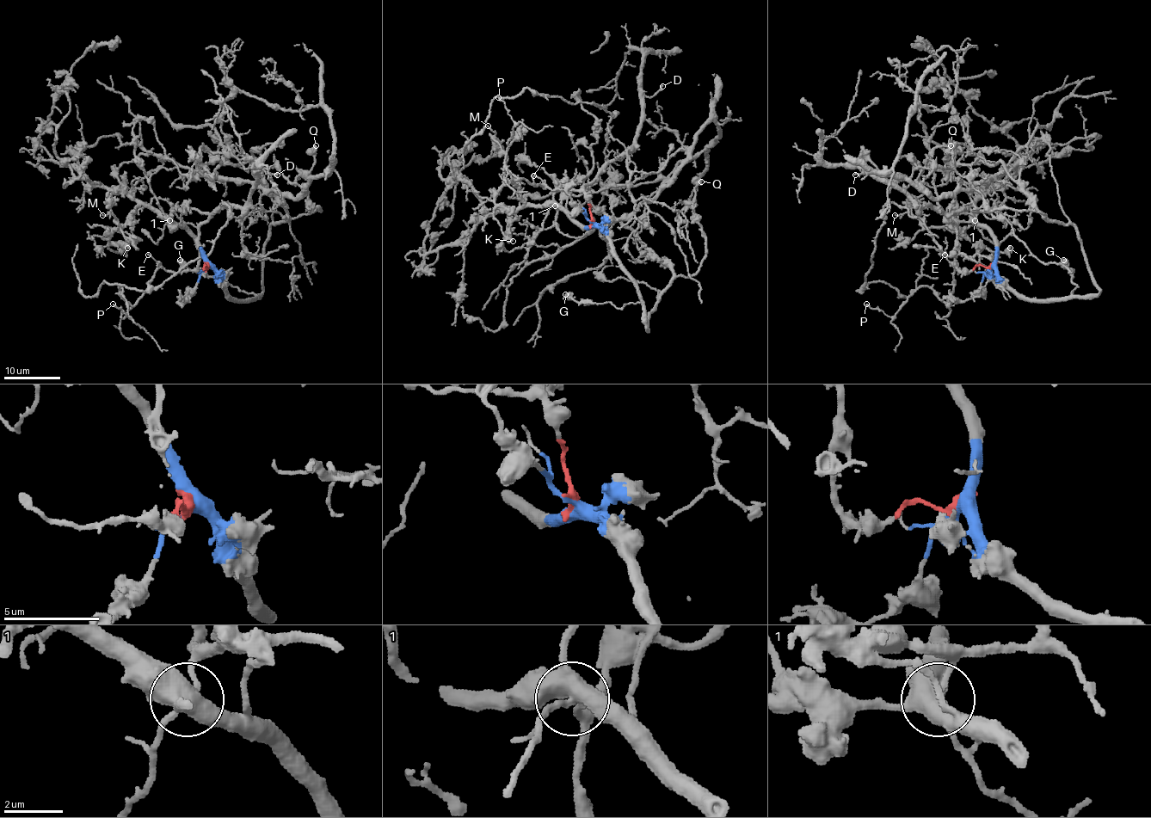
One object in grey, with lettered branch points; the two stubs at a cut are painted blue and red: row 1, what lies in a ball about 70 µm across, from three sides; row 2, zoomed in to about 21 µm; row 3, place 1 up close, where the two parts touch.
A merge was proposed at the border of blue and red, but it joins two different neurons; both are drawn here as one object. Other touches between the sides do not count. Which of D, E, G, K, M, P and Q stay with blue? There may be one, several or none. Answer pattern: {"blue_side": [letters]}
{"blue_side": ["G", "K", "M", "Q"]}

